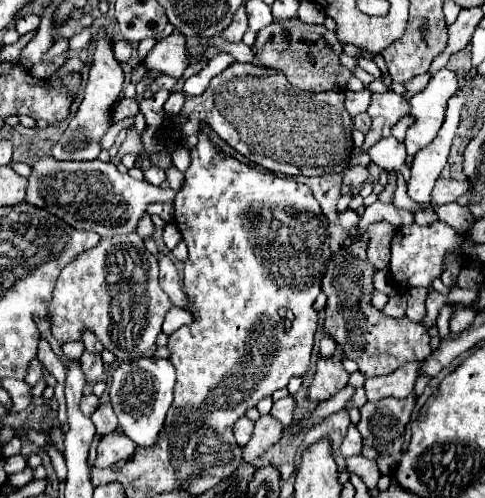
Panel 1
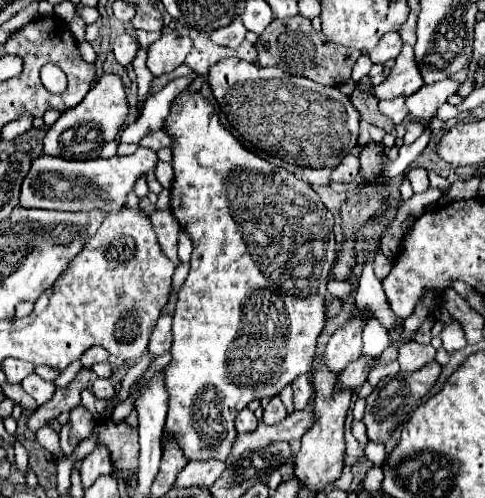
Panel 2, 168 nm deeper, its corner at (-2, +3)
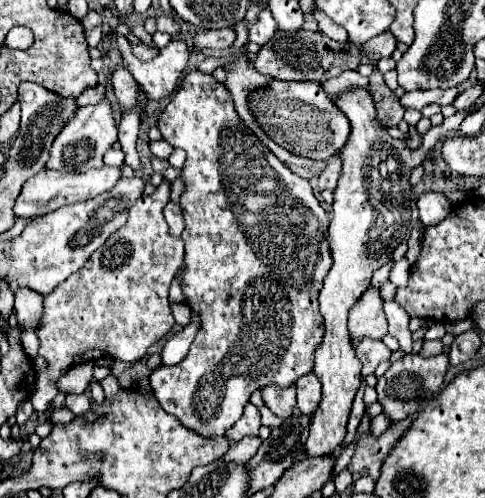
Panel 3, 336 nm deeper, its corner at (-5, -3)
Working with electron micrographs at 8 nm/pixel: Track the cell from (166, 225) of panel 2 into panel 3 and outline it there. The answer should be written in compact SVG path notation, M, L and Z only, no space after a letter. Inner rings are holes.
M169 202L165 206L165 220L167 220L167 226L169 226L169 234L179 238L181 232L183 232L183 212L181 212L181 206Z

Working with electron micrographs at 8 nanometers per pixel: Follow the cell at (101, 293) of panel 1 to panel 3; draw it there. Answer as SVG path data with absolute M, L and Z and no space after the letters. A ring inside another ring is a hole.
M163 182L155 190L155 194L141 196L129 210L125 226L113 232L107 244L95 250L91 254L91 260L87 260L87 264L79 272L71 274L63 284L59 284L59 288L55 288L55 292L51 292L45 298L37 336L39 336L39 356L45 358L47 366L45 370L37 373L31 393L35 412L47 410L47 404L59 392L57 390L59 378L65 376L75 364L99 358L137 362L147 354L147 348L159 338L163 338L175 324L169 308L169 286L177 270L183 266L185 250L181 238L173 238L167 232L167 224L163 218L163 208L167 206L167 202L169 202L169 182Z

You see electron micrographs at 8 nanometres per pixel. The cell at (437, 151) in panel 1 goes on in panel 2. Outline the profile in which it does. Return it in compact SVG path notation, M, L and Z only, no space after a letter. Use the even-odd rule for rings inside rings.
M422 168L410 170L410 172L408 172L408 180L410 180L410 184L412 184L412 188L414 188L416 194L426 192L428 186L430 186L430 182L428 182L428 174L426 174L426 170L422 170Z

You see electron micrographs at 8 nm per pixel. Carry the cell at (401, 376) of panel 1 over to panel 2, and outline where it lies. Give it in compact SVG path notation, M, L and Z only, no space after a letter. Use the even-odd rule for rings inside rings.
M408 342L398 350L398 362L402 370L418 370L426 366L428 362L434 360L436 348L432 344L418 344L418 342Z

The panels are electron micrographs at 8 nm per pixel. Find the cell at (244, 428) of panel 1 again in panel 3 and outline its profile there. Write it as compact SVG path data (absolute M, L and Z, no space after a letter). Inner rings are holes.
M253 404L245 406L243 416L237 420L237 424L231 428L231 432L227 432L227 438L231 442L241 440L243 436L251 436L251 434L259 434L261 428L261 418L259 418L259 410Z

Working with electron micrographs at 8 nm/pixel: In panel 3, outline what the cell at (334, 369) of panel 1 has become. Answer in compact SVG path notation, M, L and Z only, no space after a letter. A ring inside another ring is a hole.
M369 288L349 312L349 336L355 342L361 338L381 340L387 334L387 320L381 310L379 290Z

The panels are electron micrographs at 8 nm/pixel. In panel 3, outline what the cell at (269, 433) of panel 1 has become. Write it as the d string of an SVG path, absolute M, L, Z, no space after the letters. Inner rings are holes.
M271 386L271 388L263 388L261 392L263 396L263 402L265 406L279 418L289 418L291 412L295 410L297 406L297 400L295 400L295 386L291 388L277 388L277 386Z

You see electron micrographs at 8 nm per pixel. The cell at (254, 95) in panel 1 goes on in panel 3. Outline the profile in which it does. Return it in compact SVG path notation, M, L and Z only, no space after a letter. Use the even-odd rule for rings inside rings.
M269 80L265 88L259 88L249 94L249 110L257 124L267 132L279 146L287 152L311 158L311 160L329 160L337 156L351 134L351 124L331 96L315 82L283 82Z

